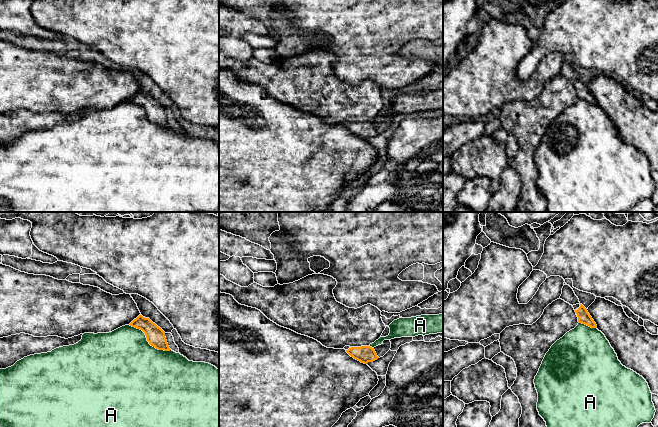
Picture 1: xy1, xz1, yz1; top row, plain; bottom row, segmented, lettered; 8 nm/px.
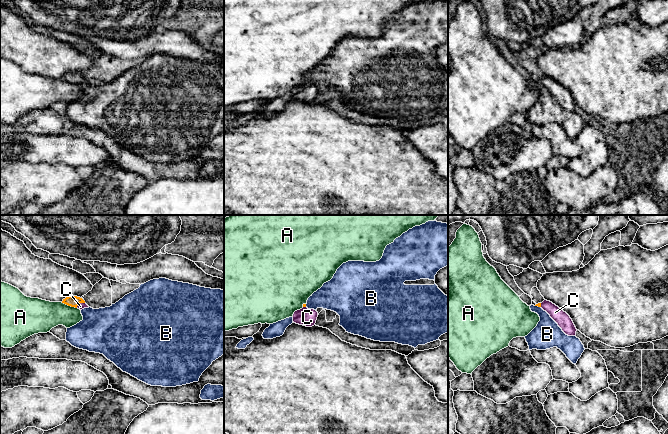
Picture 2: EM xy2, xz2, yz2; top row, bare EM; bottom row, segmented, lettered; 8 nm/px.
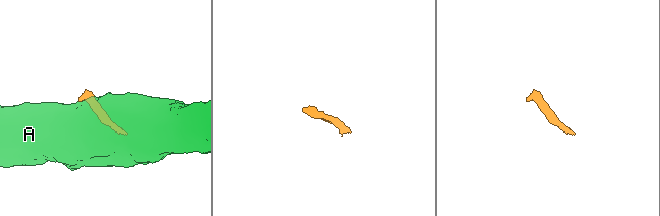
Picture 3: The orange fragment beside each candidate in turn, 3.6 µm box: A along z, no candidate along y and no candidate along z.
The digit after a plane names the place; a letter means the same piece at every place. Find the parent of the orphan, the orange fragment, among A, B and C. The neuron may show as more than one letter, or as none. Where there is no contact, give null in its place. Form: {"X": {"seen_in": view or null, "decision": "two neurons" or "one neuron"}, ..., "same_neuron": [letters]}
{"A": {"seen_in": "xy1", "decision": "two neurons"}, "B": {"seen_in": "yz2", "decision": "two neurons"}, "C": {"seen_in": "xy2", "decision": "one neuron"}, "same_neuron": ["C"]}

